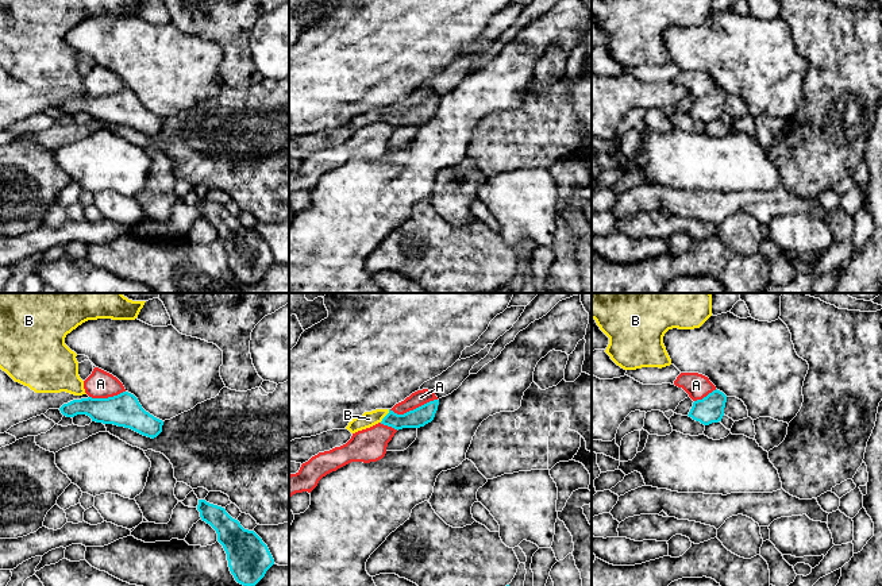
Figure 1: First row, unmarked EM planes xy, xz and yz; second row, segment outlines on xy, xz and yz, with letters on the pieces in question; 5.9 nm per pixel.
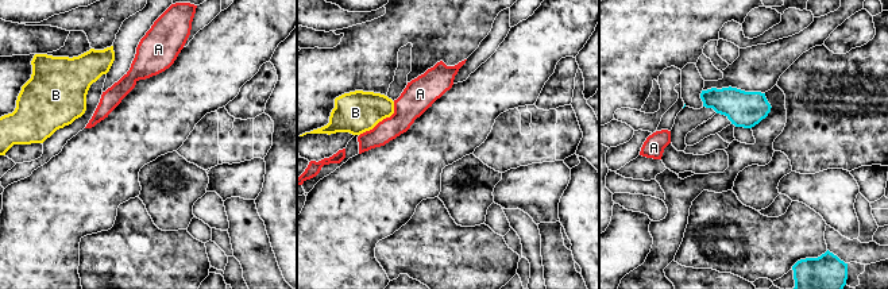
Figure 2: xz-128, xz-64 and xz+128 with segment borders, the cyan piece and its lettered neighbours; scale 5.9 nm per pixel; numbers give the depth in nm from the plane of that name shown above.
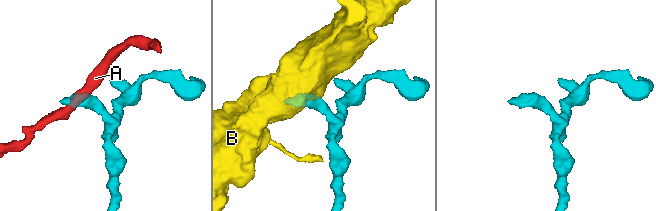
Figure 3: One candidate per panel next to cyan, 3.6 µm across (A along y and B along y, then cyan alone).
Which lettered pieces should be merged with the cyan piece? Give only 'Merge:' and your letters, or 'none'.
Merge: B

